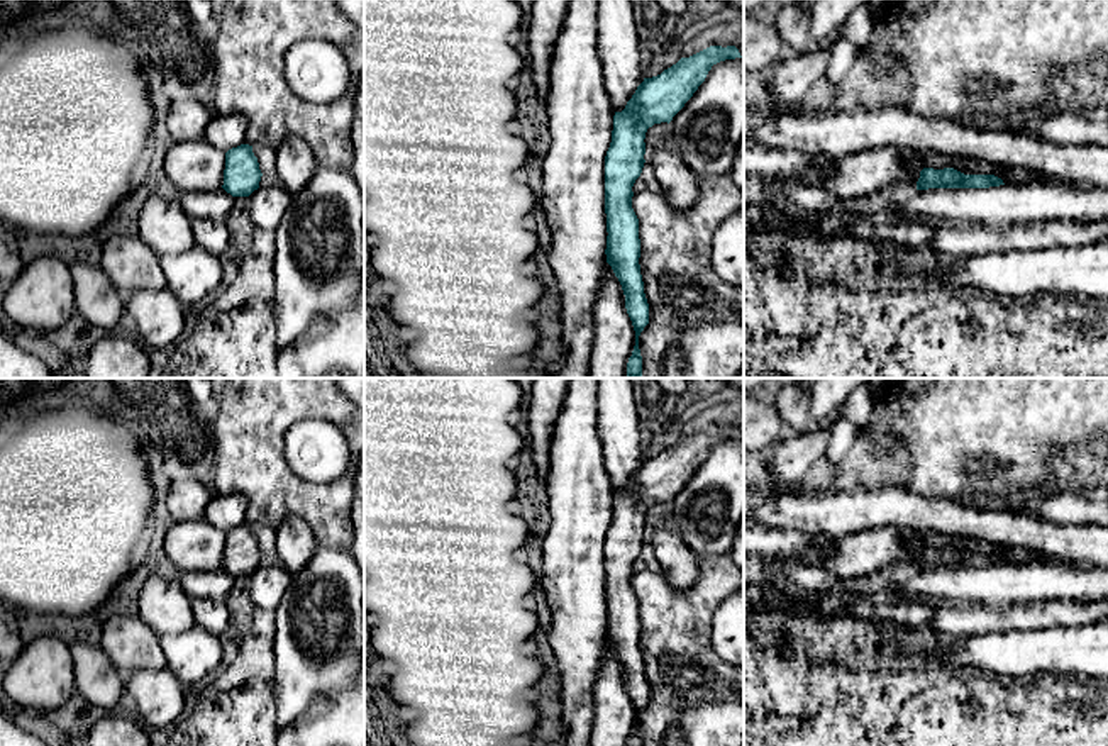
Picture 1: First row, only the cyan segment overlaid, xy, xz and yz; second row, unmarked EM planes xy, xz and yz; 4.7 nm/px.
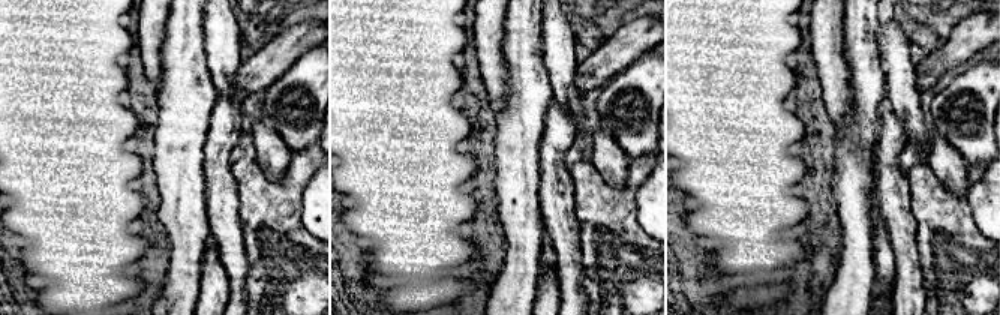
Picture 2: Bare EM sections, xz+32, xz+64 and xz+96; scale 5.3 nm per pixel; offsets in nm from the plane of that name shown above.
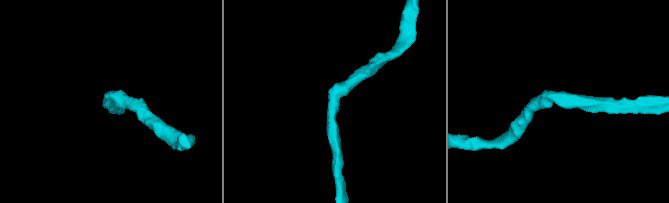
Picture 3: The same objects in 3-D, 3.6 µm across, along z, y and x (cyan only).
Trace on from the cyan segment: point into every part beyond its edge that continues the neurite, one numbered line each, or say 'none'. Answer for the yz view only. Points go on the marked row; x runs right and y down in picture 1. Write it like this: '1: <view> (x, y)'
none

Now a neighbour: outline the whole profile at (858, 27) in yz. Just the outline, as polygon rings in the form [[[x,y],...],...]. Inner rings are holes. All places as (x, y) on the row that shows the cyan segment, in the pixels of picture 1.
[[[864,3],[857,7],[828,39],[832,42],[849,41],[862,51],[873,36],[873,25],[874,20],[871,19],[869,7]]]

